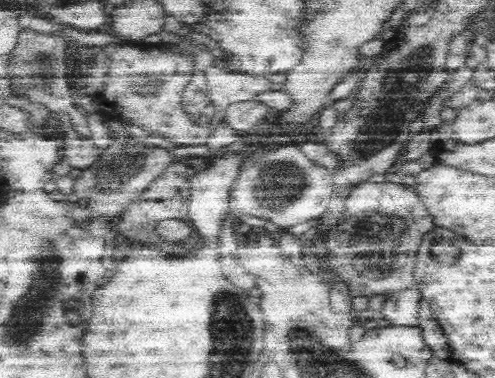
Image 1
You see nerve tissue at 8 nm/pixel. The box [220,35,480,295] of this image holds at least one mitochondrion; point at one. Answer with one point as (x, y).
(384, 115)

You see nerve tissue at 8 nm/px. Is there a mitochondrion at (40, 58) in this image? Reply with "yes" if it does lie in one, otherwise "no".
yes

